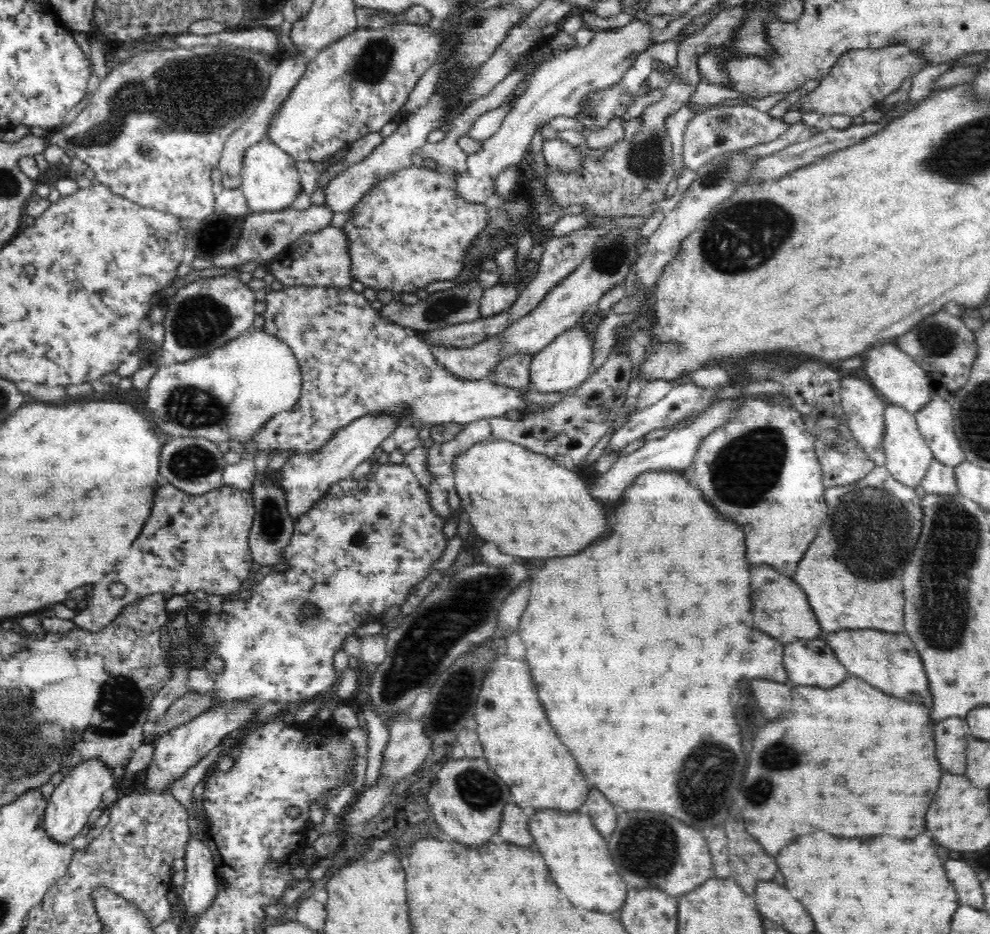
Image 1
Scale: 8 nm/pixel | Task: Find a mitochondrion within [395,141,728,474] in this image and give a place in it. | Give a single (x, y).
(446, 302)

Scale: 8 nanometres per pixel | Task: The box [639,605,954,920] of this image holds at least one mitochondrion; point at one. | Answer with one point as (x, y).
(698, 793)

